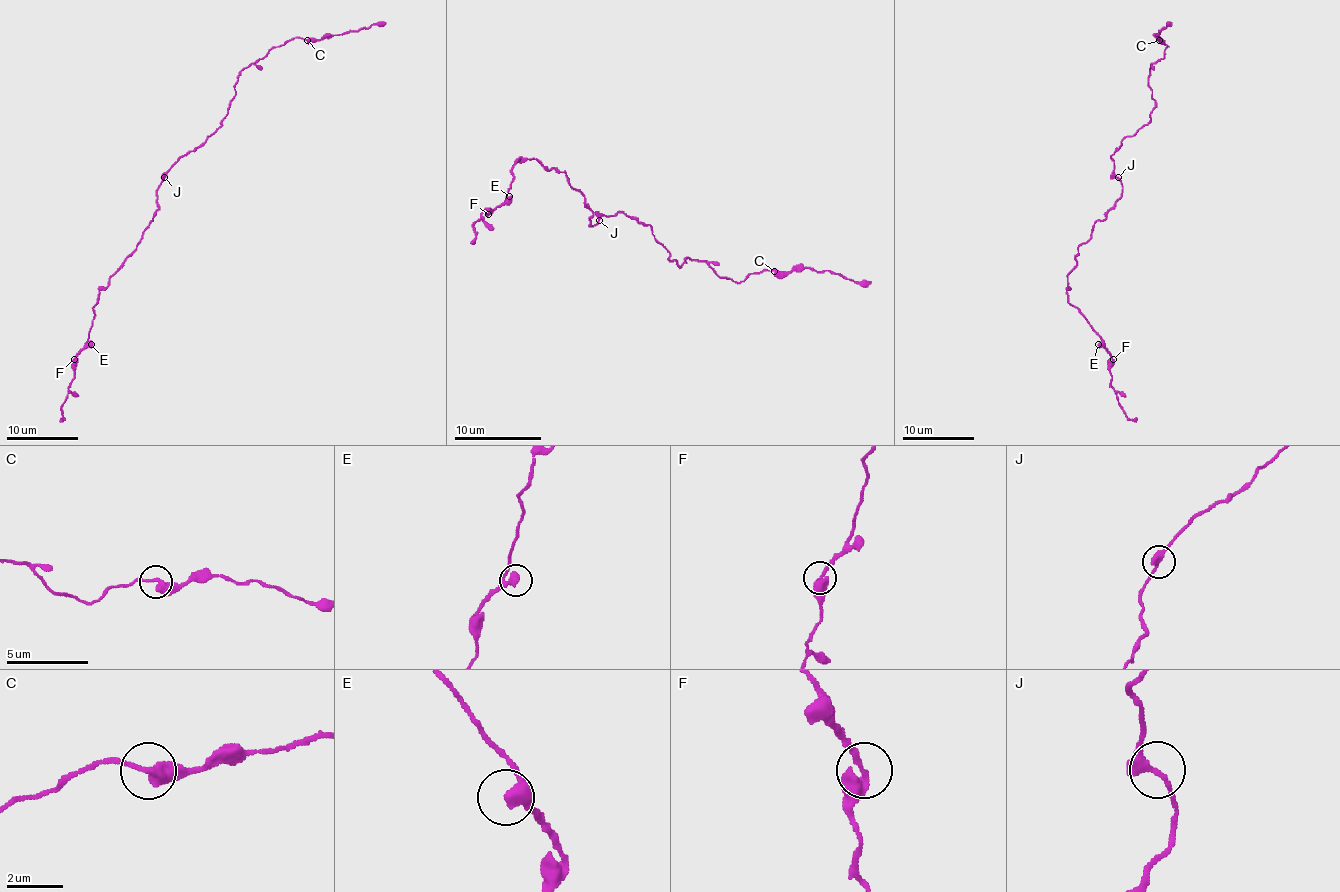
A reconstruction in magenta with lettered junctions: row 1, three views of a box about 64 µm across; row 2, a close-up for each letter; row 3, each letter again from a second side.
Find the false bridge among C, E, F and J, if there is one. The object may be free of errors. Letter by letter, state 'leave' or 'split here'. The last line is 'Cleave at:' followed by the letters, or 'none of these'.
C: leave
E: leave
F: leave
J: leave
Cleave at: none of these

